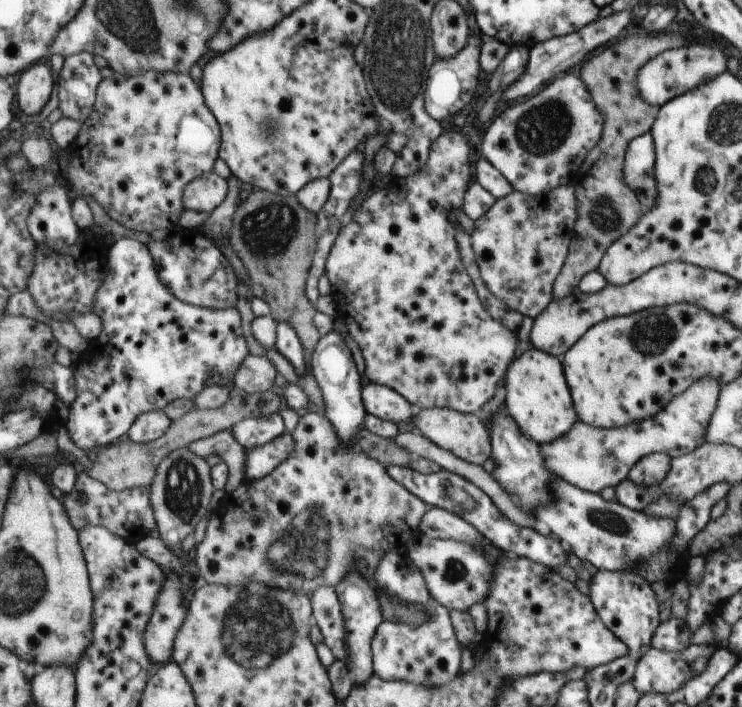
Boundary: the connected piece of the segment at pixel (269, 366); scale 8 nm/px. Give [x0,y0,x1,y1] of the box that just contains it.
[235,356,278,394]

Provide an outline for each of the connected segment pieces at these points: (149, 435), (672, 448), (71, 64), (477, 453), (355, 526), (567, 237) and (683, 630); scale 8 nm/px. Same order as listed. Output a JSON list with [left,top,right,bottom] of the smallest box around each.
[[129,411,174,444],[540,375,720,493],[58,51,105,124],[411,407,492,465],[193,411,431,625],[471,182,577,320],[651,618,694,652]]

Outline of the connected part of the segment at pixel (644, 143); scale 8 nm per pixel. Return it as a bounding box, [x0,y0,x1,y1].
[625,132,657,210]

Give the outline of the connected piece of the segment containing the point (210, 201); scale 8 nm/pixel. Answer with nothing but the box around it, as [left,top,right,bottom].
[185,172,230,213]

